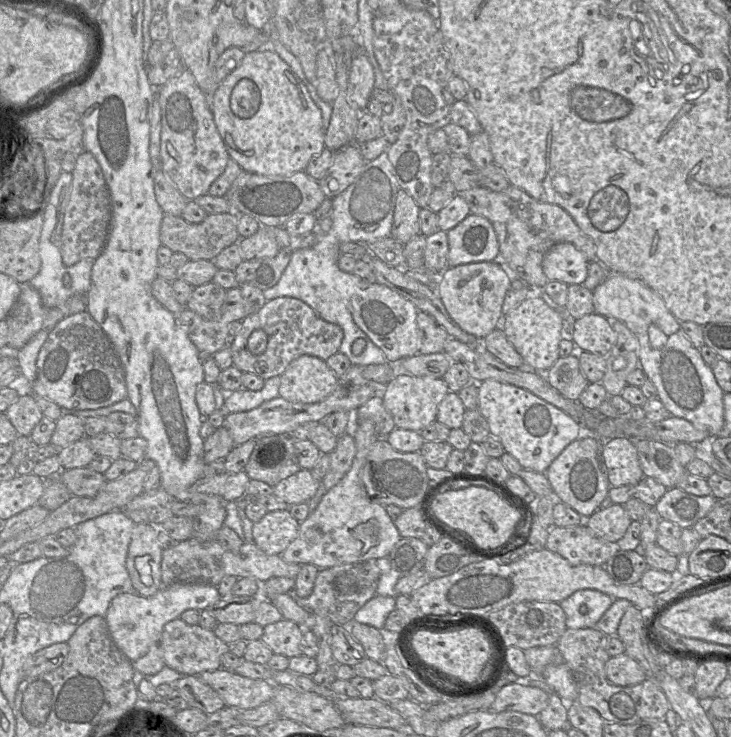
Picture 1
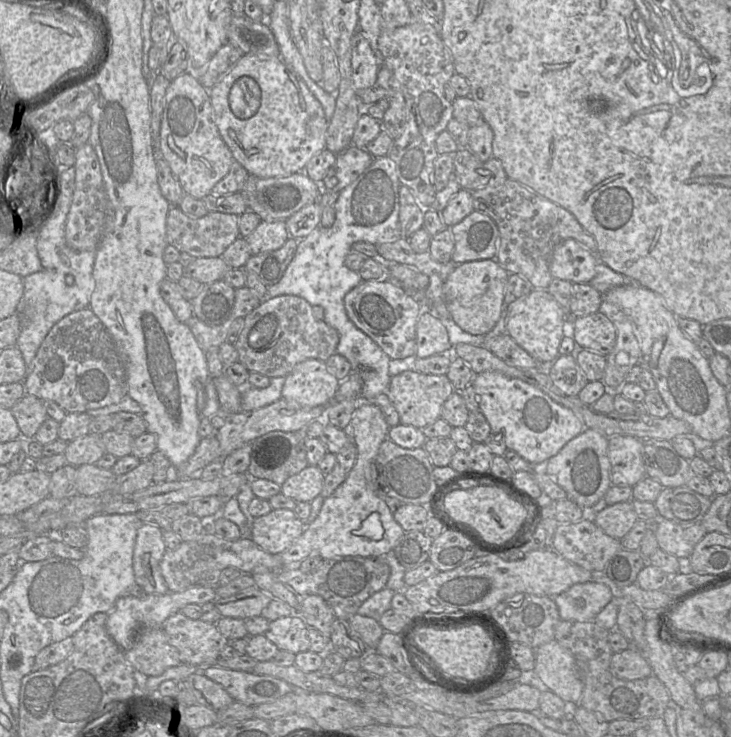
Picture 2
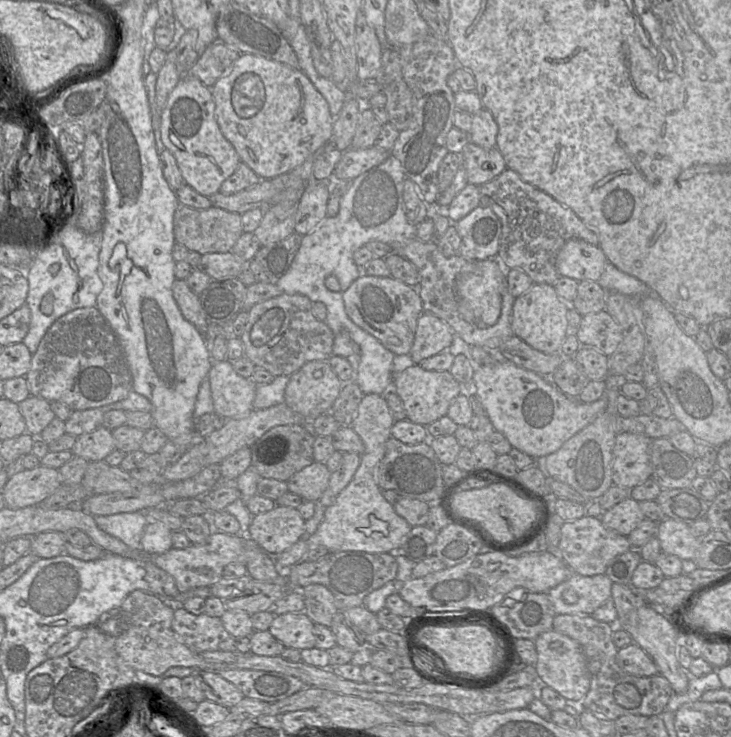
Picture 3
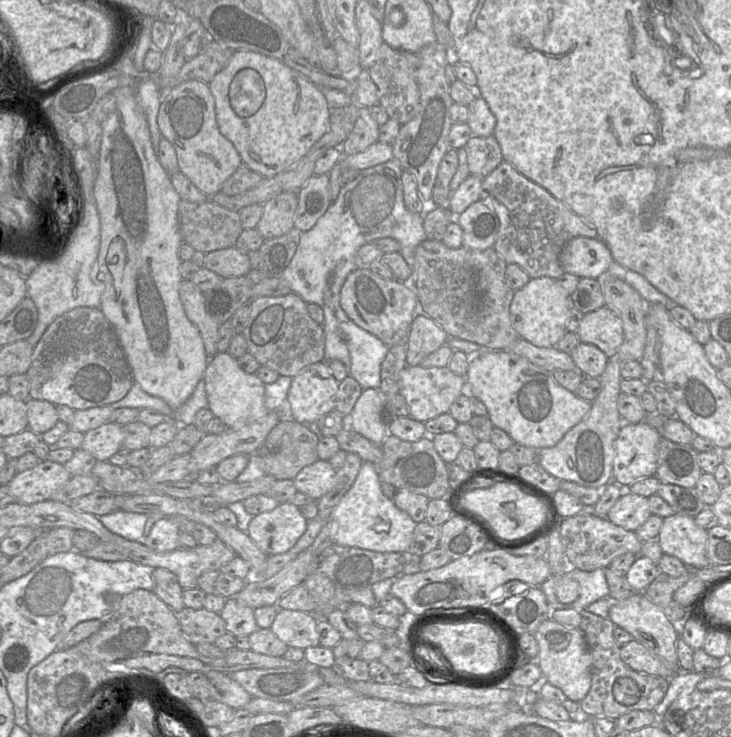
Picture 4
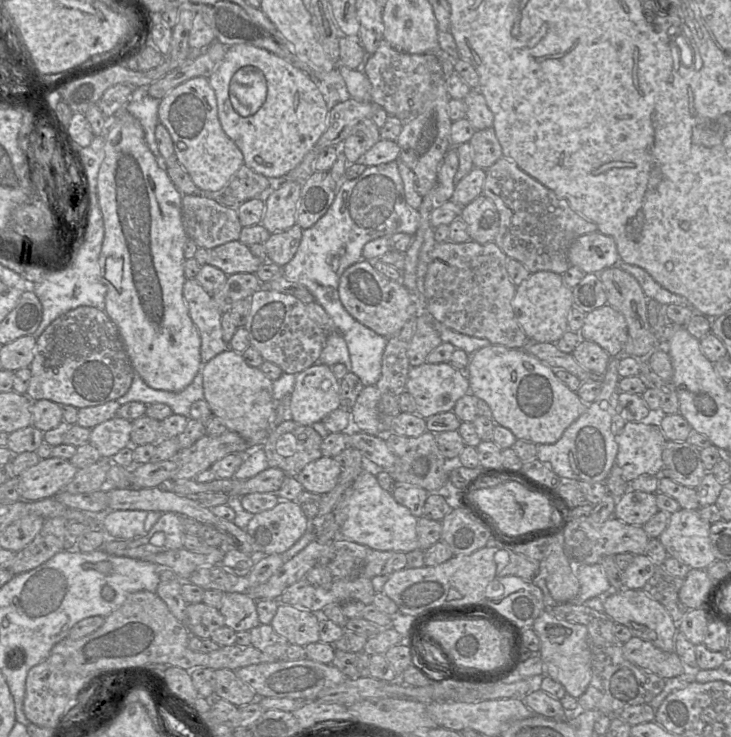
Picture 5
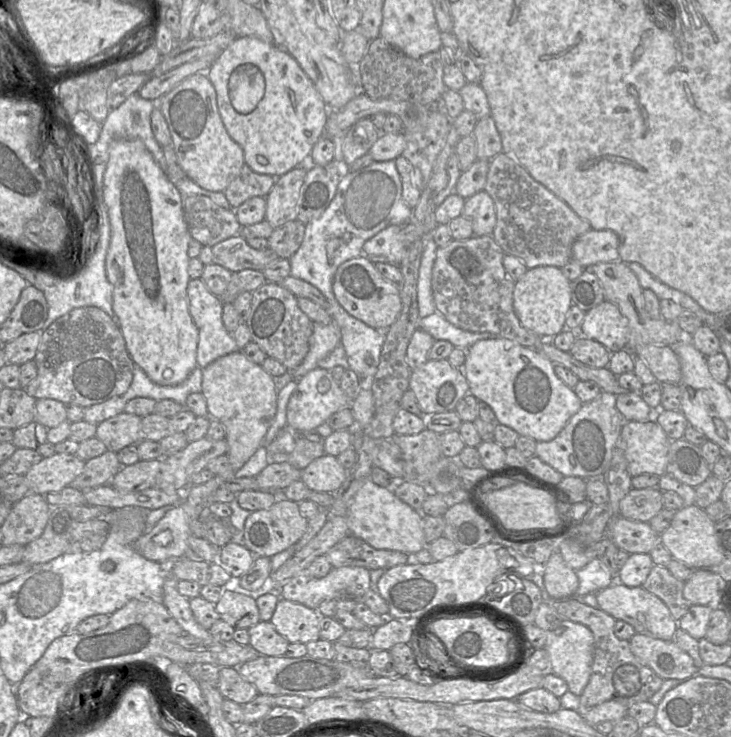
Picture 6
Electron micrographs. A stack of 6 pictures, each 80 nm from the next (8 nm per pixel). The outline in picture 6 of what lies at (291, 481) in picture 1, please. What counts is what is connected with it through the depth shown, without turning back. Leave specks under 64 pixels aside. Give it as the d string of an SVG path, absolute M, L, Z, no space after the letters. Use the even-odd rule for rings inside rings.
M325 454L313 460L301 472L301 480L312 491L334 493L340 488L347 477L347 469L338 461L337 457Z

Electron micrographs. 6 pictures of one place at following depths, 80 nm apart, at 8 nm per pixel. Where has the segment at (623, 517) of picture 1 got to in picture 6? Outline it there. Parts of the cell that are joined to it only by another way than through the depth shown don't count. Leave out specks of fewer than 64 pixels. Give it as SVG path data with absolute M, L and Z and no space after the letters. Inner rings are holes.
M658 487L631 488L620 501L619 515L630 520L650 521L651 518L664 508L662 492Z

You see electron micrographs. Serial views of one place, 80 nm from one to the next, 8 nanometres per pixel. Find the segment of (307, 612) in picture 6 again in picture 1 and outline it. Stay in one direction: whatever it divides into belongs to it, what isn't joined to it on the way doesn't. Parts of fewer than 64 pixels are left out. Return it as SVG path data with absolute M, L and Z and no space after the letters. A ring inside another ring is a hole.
M282 618L264 627L261 640L274 654L288 658L302 655L304 628L299 624Z

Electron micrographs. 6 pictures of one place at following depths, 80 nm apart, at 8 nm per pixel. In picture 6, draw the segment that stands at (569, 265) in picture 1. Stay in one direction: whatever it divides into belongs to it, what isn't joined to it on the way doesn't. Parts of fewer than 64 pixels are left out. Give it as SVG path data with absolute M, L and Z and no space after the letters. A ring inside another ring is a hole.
M590 229L577 238L572 246L572 259L585 269L597 263L620 260L619 238L612 230Z

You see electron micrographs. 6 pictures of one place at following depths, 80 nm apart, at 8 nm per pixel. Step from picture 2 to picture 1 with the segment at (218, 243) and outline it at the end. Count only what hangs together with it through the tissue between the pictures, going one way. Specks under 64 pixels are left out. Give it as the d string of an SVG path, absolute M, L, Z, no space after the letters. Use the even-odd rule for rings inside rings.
M235 212L209 214L200 223L189 223L181 216L164 214L160 226L160 240L163 246L172 252L183 253L189 260L213 259L225 248L238 243L240 237L237 230L239 215Z

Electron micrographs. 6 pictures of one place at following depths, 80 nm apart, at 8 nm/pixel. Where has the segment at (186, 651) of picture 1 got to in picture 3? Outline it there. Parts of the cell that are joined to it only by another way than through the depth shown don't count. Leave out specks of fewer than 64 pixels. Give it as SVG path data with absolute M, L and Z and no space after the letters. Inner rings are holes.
M181 605L175 606L172 628L178 639L196 653L217 650L220 642L230 637L219 617L195 615Z

